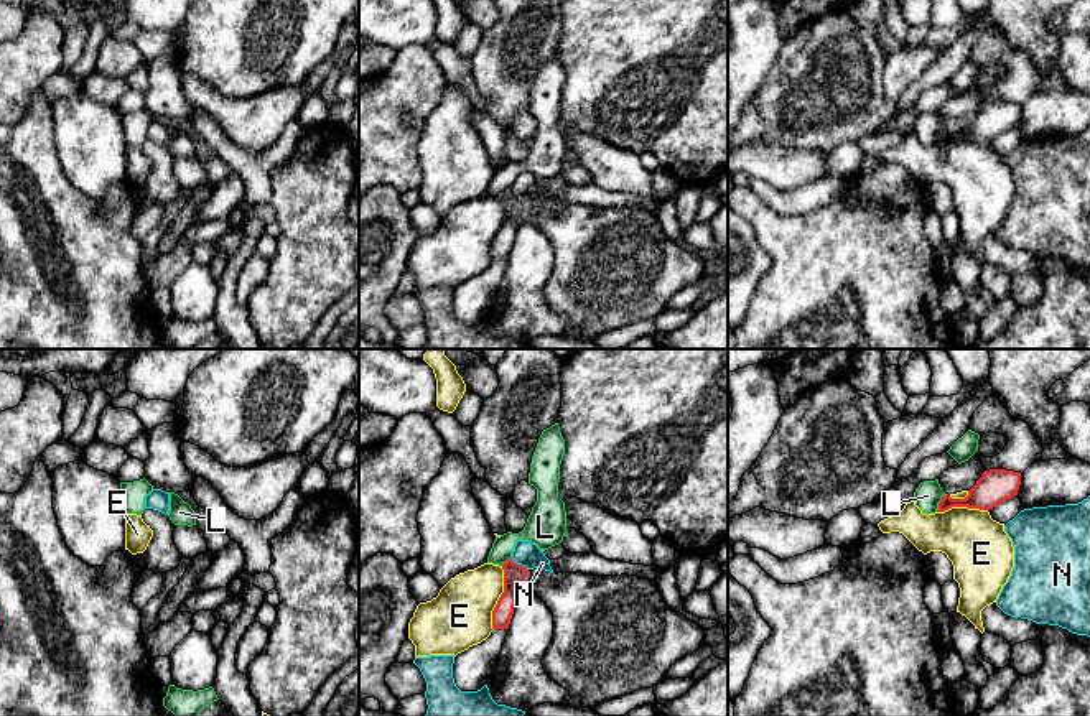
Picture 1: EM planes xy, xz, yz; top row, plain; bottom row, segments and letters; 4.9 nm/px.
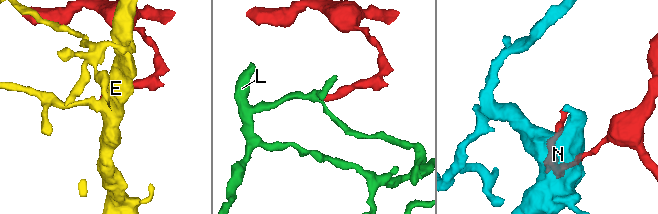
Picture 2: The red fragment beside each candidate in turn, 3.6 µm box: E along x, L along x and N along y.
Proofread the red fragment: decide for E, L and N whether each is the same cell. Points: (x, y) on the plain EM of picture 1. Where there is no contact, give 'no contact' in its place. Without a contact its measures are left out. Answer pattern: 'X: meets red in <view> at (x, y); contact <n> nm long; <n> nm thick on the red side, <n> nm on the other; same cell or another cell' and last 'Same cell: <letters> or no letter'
E: meets red in xz at (499, 229); contact 320 nm long; 110 nm thick on the red side, 300 nm on the other; another cell
L: meets red in yz at (939, 134); contact 110 nm long; 150 nm thick on the red side, 130 nm on the other; another cell
N: meets red in xz at (519, 196); contact 110 nm long; 110 nm thick on the red side, 120 nm on the other; another cell
Same cell: no letter

